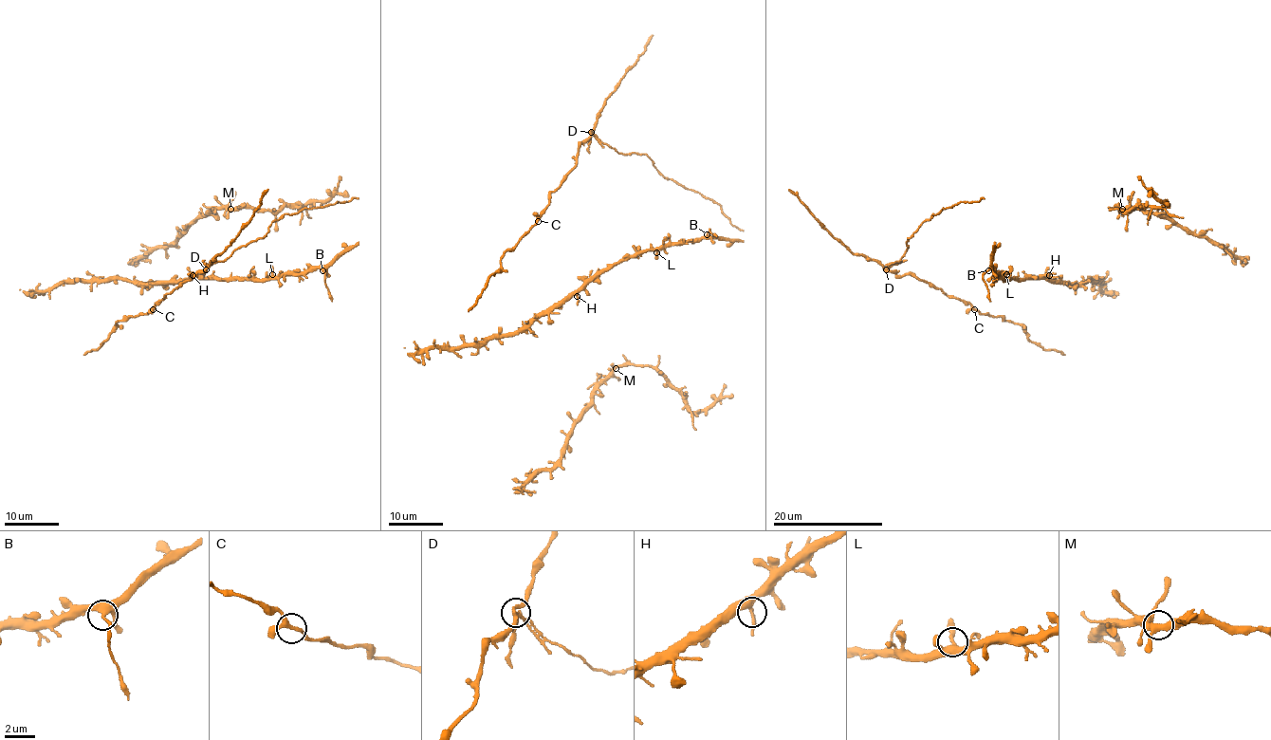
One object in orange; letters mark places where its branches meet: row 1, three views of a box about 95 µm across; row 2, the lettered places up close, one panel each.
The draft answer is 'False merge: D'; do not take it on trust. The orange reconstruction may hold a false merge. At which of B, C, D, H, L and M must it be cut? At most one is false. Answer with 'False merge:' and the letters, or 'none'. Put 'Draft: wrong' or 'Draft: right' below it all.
False merge: D
Draft: right

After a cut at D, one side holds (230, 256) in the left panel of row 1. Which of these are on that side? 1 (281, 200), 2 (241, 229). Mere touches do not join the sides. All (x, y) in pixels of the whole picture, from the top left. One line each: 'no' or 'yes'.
1: no
2: no

